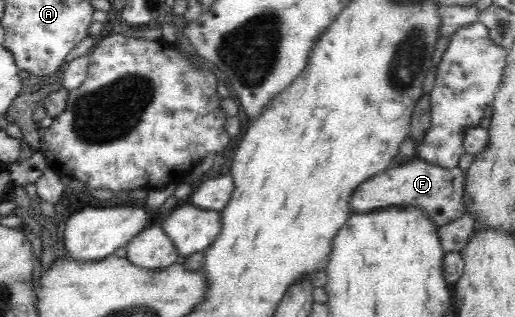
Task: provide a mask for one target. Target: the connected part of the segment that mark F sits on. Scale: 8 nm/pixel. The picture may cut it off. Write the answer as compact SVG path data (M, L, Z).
M418 158L393 167L360 183L350 195L349 209L352 214L366 214L387 206L417 206L431 218L437 227L447 225L465 214L465 176L461 168L443 168Z

